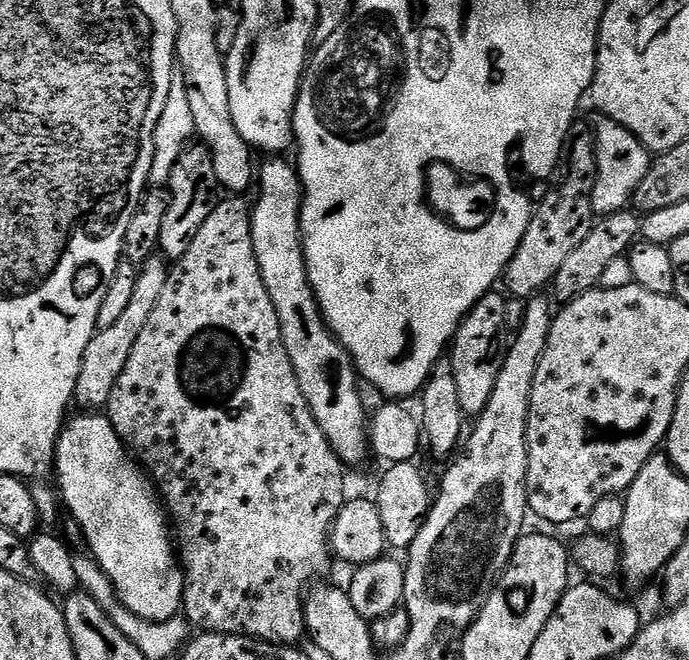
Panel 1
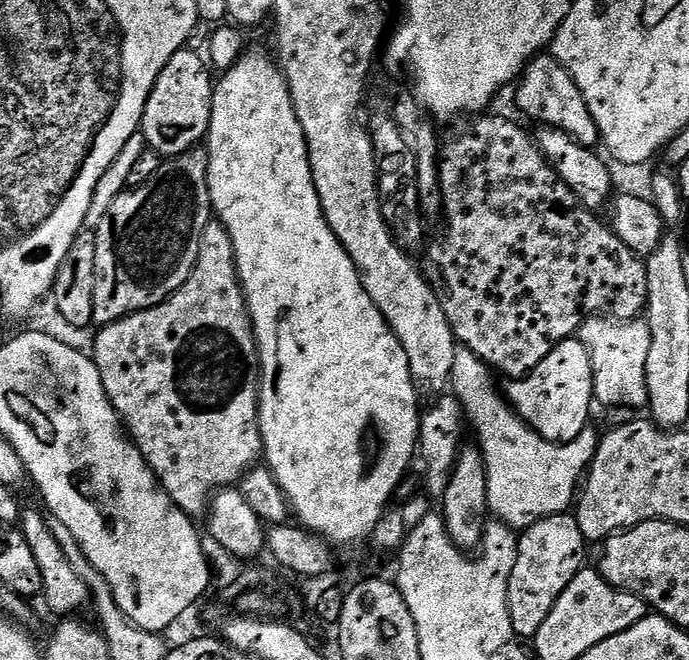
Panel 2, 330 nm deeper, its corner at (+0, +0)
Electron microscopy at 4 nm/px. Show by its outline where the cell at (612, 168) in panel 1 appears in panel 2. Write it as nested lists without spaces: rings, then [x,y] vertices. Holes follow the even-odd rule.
[[[541,54],[530,60],[515,88],[517,106],[530,119],[537,120],[537,125],[562,130],[570,134],[574,142],[587,148],[596,148],[600,144],[600,131],[594,122],[594,114],[590,114],[590,106],[586,106],[586,98],[582,98],[582,90],[578,90],[566,66],[562,66],[555,56]]]

